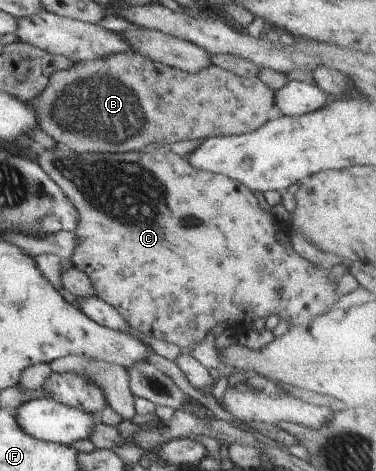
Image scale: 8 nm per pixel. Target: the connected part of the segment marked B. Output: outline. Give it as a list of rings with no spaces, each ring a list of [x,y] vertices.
[[[126,50],[96,58],[75,60],[70,68],[56,70],[48,78],[42,92],[28,106],[36,112],[38,128],[58,145],[68,146],[78,154],[142,151],[150,142],[164,140],[164,130],[176,138],[206,138],[206,136],[238,136],[260,128],[268,121],[273,92],[258,77],[248,78],[210,66],[196,74],[148,60],[137,52]]]

